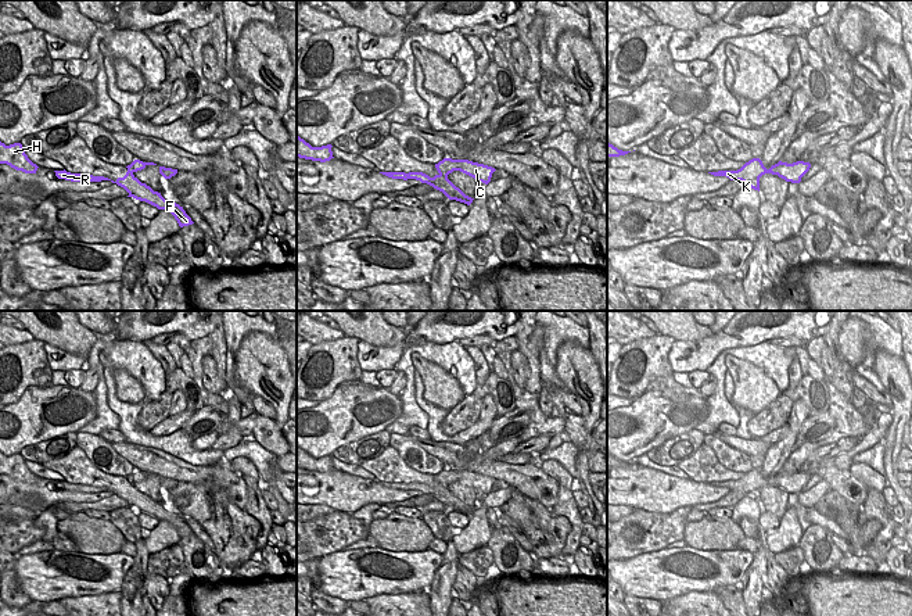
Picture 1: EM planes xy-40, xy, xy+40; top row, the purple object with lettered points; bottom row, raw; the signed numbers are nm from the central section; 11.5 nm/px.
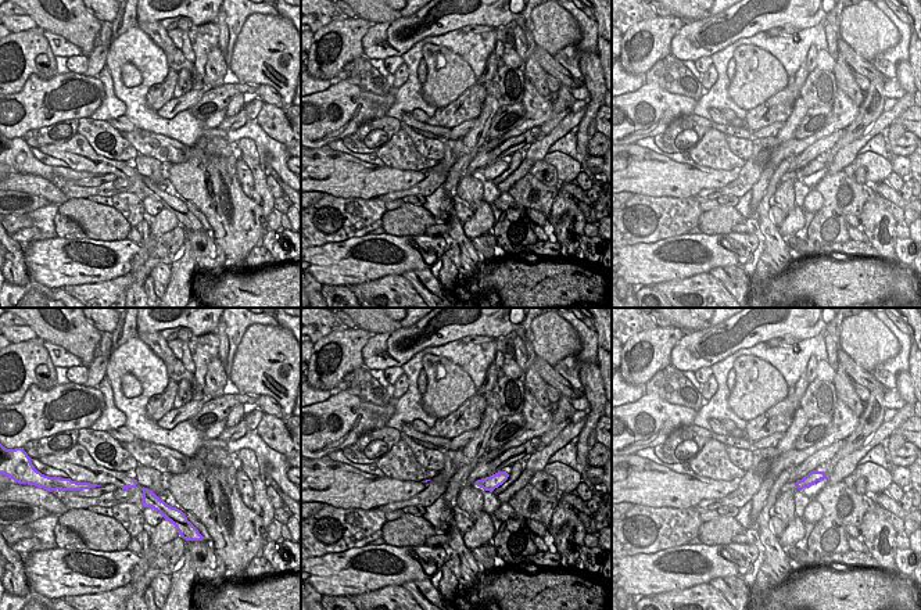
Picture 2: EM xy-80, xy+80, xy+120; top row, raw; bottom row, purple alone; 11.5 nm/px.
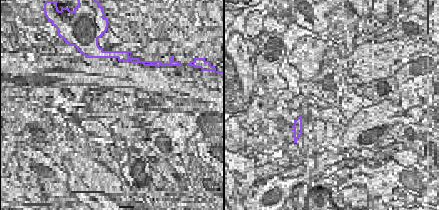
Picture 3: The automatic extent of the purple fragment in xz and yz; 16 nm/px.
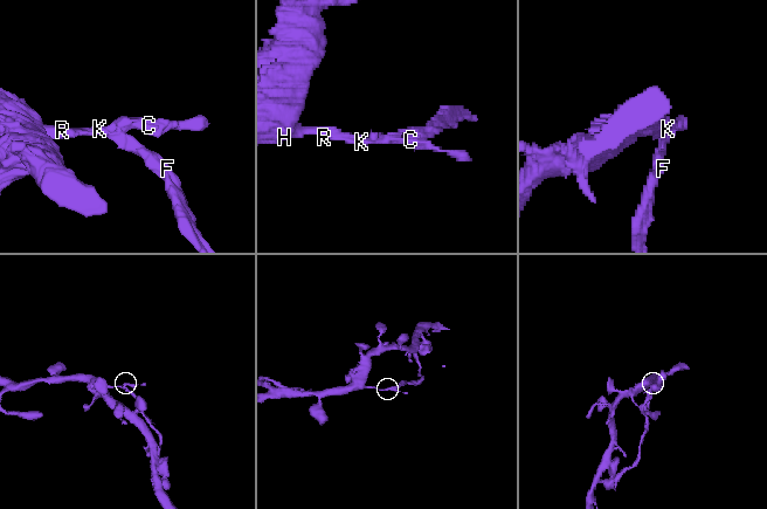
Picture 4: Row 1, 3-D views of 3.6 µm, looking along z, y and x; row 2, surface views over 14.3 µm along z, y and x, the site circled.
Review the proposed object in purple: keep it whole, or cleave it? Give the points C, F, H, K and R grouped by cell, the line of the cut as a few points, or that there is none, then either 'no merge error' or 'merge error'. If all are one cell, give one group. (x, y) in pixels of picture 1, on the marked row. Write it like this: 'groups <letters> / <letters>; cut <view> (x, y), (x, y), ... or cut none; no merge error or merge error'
groups C H K R / F; cut xy (440, 174), (446, 178); merge error

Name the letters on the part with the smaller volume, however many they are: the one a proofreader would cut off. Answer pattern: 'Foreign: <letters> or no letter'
Foreign: F

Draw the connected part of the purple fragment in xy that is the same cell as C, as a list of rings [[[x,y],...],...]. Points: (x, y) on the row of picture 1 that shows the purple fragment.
[[[444,158],[438,164],[435,164],[435,168],[439,175],[448,178],[449,173],[453,171],[460,171],[471,178],[474,178],[477,182],[482,182],[488,185],[491,182],[492,173],[496,171],[492,166],[473,162],[468,160],[452,160],[452,158]]]

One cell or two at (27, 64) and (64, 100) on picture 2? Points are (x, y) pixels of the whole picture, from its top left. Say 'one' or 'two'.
two

